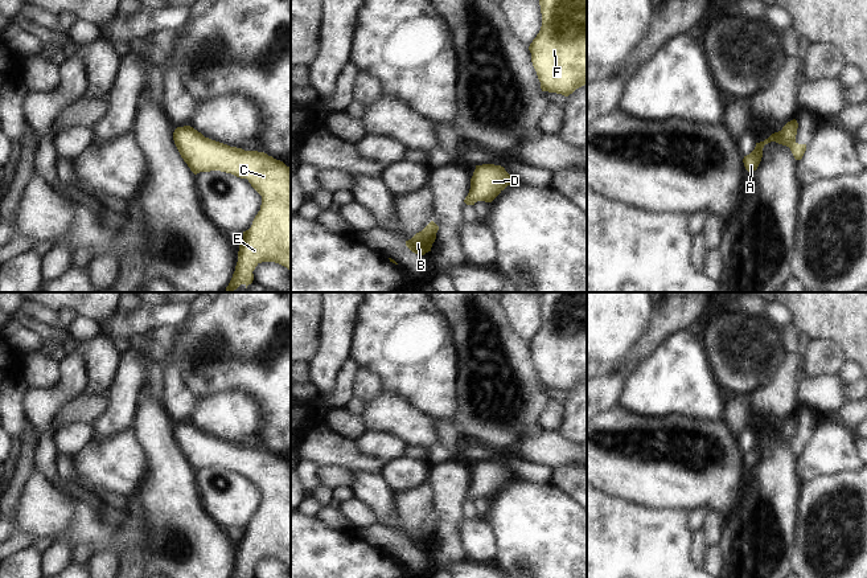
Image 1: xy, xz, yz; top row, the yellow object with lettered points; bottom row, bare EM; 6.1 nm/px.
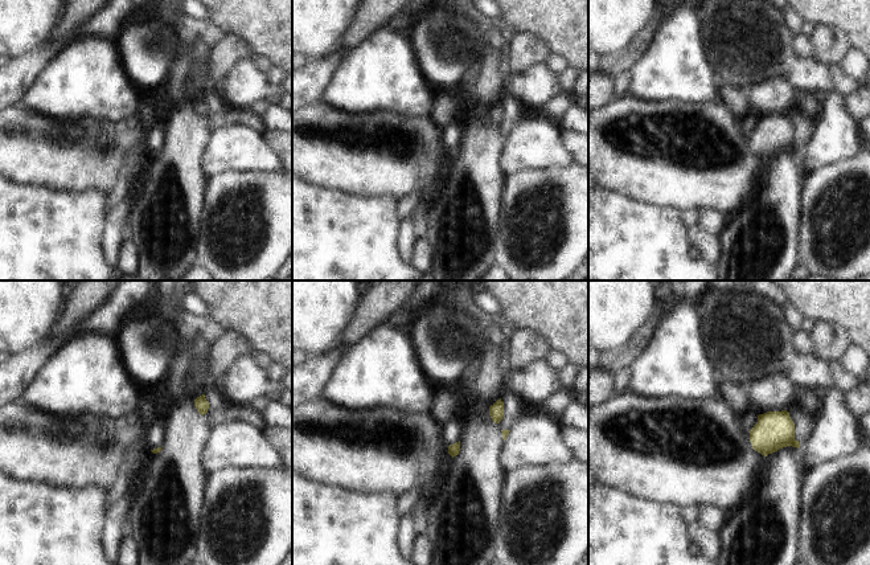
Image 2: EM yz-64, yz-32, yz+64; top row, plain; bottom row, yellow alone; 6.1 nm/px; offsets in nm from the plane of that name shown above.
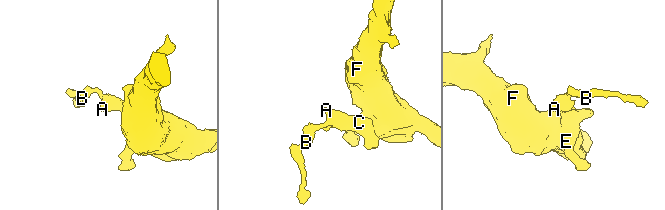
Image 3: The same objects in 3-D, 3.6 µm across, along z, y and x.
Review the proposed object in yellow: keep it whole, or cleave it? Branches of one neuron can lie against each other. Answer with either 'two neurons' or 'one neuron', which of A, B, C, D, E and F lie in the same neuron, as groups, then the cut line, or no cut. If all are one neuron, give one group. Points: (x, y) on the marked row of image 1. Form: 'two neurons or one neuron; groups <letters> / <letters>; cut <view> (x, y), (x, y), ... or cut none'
one neuron; groups A B C D E F; cut none

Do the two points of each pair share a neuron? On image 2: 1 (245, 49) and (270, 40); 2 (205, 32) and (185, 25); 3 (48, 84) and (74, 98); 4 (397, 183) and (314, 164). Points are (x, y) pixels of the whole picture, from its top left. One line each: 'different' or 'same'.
1: different
2: same
3: same
4: same

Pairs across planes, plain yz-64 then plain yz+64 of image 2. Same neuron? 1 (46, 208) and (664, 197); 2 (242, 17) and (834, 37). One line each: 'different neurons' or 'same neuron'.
1: different neurons
2: different neurons

